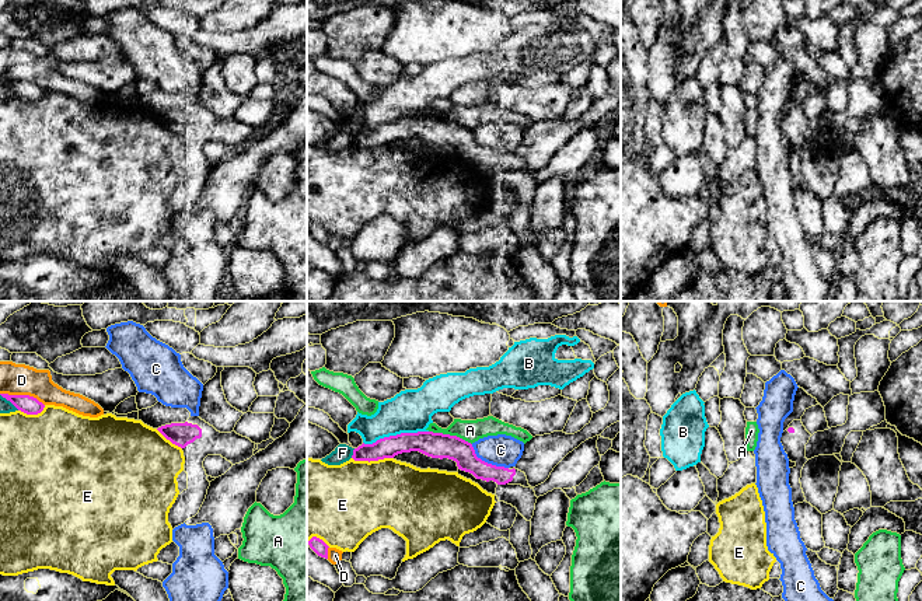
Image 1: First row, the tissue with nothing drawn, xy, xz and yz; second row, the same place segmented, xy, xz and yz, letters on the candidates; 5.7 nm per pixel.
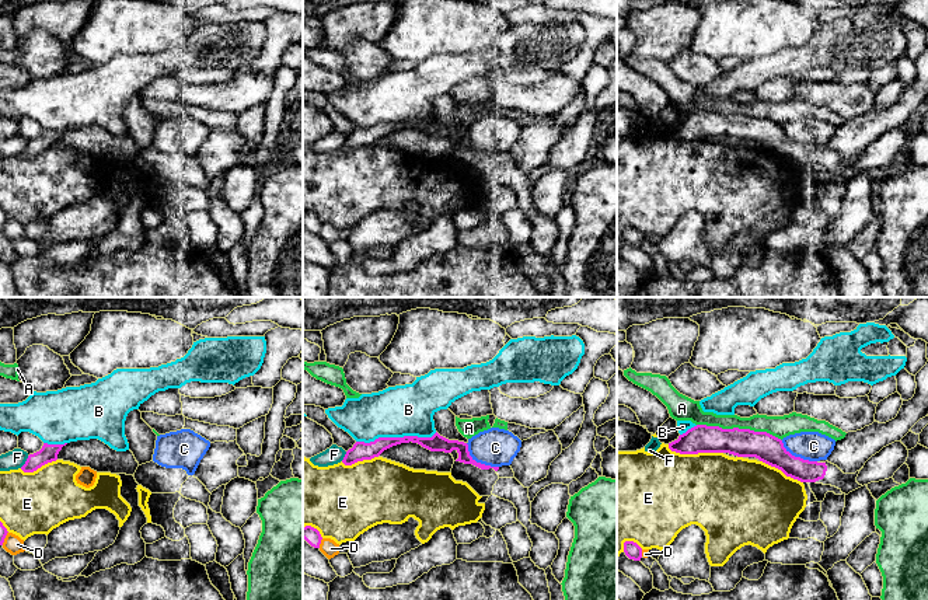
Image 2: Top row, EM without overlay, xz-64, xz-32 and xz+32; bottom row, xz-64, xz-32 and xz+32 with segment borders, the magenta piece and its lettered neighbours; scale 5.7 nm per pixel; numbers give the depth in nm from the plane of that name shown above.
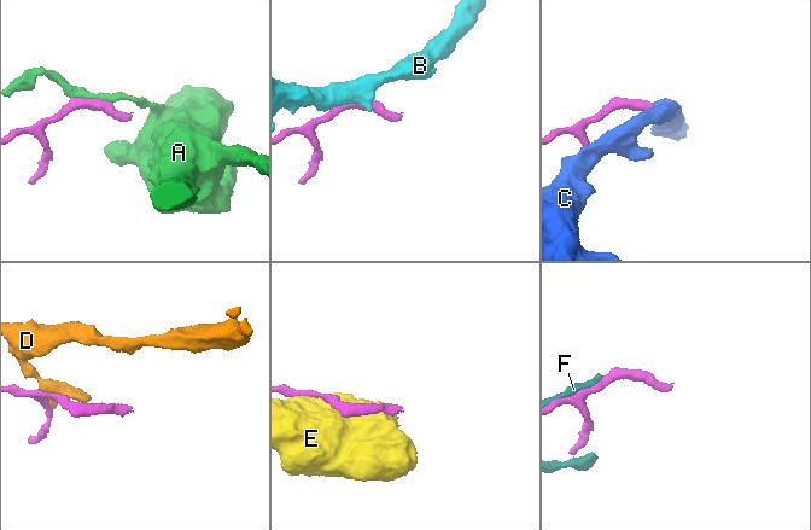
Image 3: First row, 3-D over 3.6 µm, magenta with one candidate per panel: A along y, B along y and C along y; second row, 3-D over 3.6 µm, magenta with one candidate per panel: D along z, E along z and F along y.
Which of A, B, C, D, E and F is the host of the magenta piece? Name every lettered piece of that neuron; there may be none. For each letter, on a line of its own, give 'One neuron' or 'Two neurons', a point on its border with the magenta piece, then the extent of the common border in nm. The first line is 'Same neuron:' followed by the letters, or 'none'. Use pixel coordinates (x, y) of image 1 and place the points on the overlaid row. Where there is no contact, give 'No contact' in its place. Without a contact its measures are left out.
Same neuron: none
A: Two neurons. Touches magenta at xz (449, 434). Shared border 260 nm
B: Two neurons. Touches magenta at xz (397, 434). Shared border 380 nm
C: Two neurons. Touches magenta at xz (486, 463). Shared border 260 nm
D: Two neurons. Touches magenta at xy (23, 395). Shared border 260 nm
E: Two neurons. Touches magenta at xz (373, 460). Shared border 240 nm
F: Two neurons. Touches magenta at xz (353, 453). Shared border 60 nm

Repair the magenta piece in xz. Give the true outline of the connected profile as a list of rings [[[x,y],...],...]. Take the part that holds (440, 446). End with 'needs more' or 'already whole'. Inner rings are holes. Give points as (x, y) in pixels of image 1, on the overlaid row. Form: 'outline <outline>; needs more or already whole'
outline [[[418,431],[401,433],[377,440],[373,444],[362,444],[353,450],[355,461],[378,461],[394,458],[402,453],[419,451],[432,458],[448,458],[457,462],[458,469],[472,474],[476,479],[493,481],[497,485],[528,485],[524,472],[516,467],[504,468],[488,464],[476,457],[471,443],[450,434]]]; needs more

